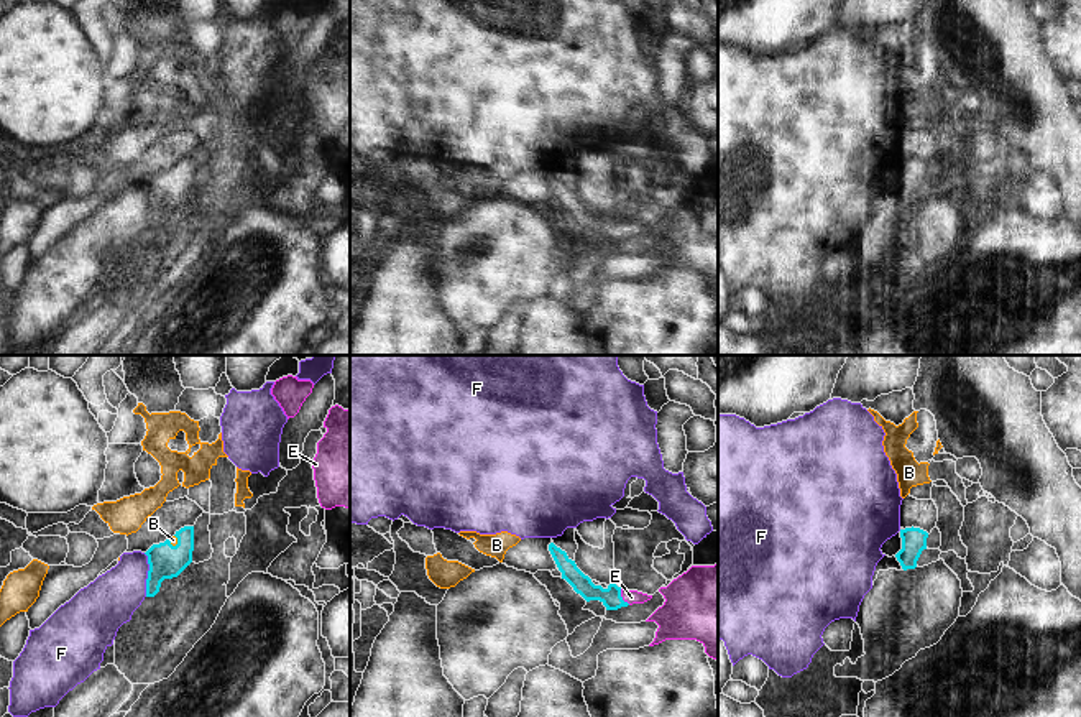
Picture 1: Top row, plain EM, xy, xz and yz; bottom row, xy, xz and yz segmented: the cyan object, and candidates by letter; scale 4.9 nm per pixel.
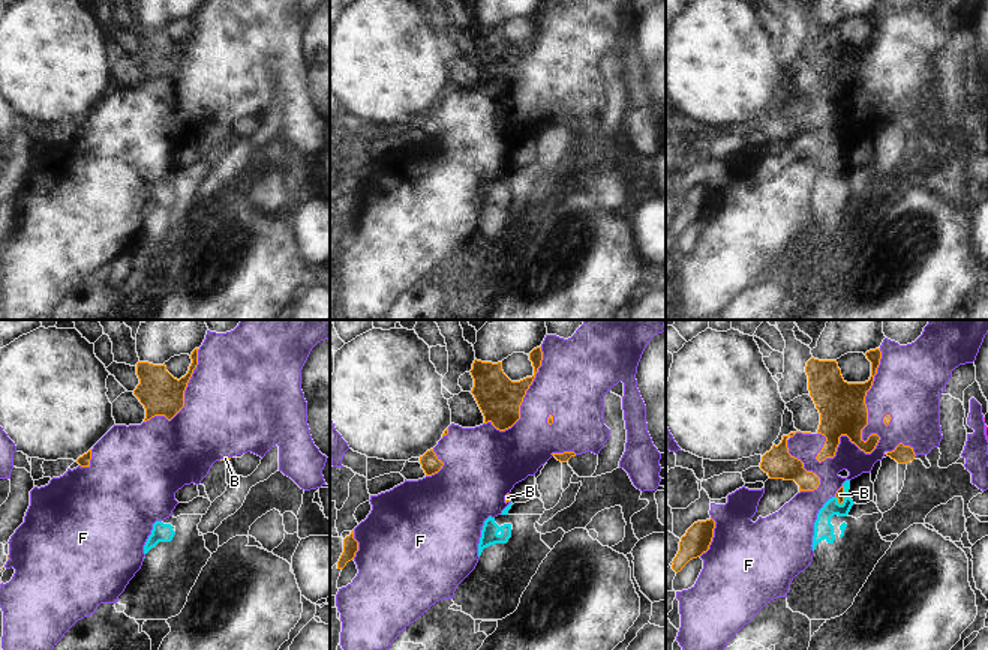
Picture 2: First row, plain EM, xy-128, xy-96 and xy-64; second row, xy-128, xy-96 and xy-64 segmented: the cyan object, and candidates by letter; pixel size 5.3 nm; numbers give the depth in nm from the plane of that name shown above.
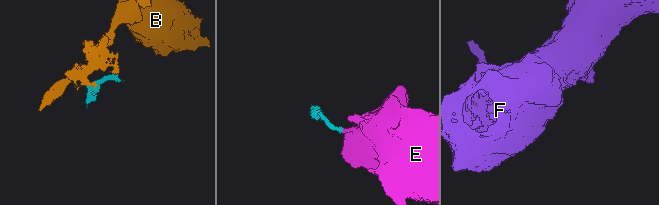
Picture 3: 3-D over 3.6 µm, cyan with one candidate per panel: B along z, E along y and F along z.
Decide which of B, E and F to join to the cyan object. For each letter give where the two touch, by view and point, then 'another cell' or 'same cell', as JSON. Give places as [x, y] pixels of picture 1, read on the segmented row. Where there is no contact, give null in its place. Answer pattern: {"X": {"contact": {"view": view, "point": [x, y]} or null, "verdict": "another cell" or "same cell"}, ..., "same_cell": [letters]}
{"B": {"contact": {"view": "xy", "point": [178, 541]}, "verdict": "another cell"}, "E": {"contact": {"view": "xz", "point": [621, 597]}, "verdict": "same cell"}, "F": {"contact": {"view": "xy", "point": [148, 574]}, "verdict": "another cell"}, "same_cell": ["E"]}

